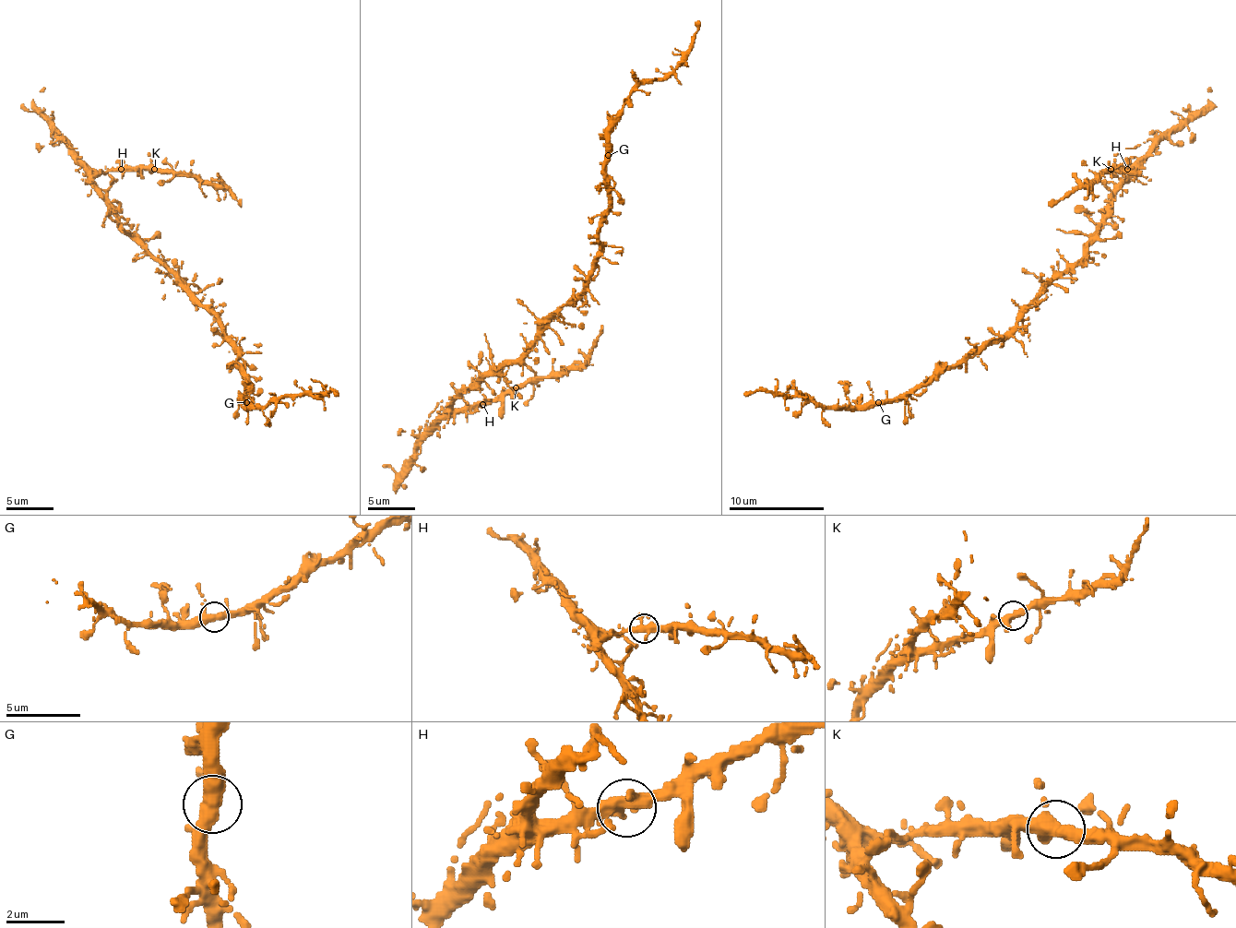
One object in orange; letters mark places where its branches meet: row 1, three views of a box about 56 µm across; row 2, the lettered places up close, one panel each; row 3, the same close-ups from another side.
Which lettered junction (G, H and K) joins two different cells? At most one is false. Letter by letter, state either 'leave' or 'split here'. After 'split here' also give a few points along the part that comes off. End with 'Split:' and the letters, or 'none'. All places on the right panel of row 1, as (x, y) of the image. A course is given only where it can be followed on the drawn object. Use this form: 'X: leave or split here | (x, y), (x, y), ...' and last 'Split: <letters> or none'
G: leave
H: leave
K: leave
Split: none

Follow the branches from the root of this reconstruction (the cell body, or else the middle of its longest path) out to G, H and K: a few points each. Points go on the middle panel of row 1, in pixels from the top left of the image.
G: (559, 312), (583, 291), (595, 268), (601, 214), (609, 207), (606, 178), (609, 155)
H: (559, 312), (516, 359), (506, 359), (478, 386), (457, 395), (459, 392), (470, 404), (482, 404)
K: (559, 312), (516, 359), (506, 359), (457, 398), (459, 392), (470, 404), (494, 402), (516, 387)

